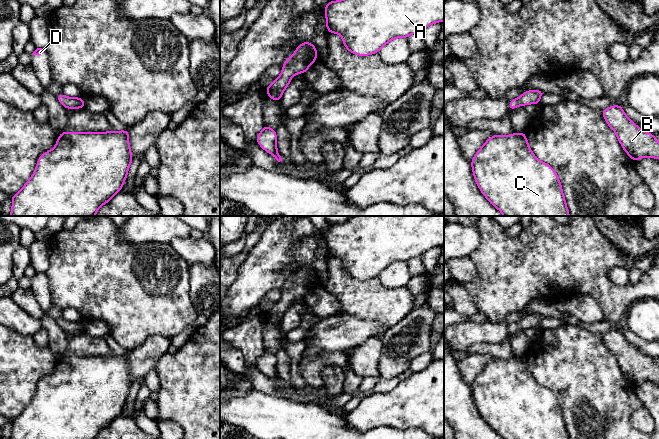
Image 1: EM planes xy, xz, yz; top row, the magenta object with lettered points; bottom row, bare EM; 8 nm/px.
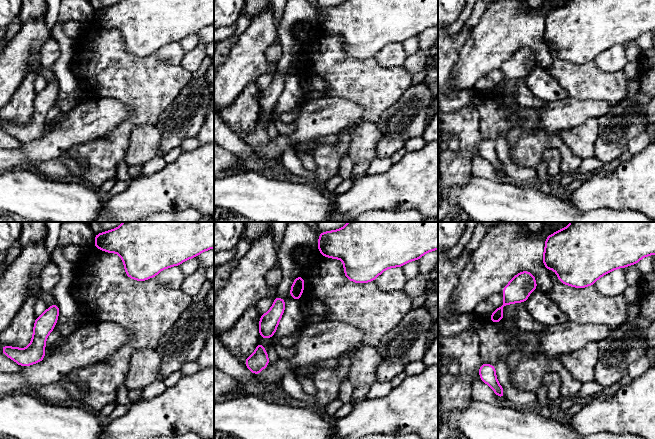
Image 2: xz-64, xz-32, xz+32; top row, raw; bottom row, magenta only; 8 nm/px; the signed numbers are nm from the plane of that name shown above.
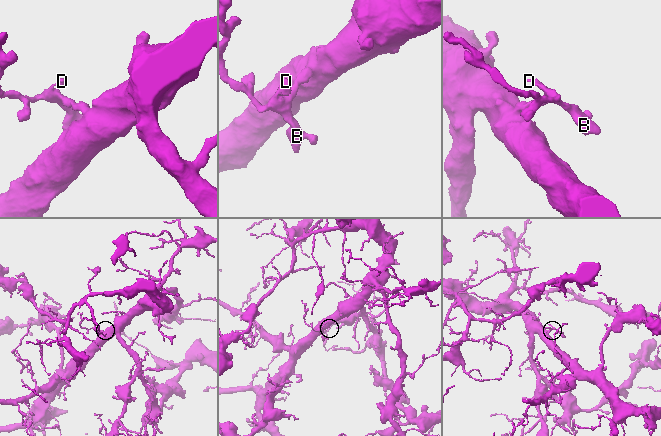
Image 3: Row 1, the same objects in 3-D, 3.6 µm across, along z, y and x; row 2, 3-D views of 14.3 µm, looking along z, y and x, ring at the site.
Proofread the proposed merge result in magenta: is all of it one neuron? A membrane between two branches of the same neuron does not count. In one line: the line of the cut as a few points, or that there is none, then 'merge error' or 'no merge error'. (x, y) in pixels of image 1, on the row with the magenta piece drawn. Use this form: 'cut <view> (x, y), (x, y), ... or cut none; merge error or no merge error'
cut none; no merge error

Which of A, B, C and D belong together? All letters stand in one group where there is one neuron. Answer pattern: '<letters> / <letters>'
A B C D

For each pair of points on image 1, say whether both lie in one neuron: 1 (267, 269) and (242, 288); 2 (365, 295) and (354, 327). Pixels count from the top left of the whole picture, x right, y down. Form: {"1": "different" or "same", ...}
{"1": "same", "2": "different"}

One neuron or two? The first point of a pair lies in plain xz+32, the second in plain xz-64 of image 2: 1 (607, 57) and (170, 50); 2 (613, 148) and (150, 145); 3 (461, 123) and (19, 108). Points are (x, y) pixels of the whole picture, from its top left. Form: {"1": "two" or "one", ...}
{"1": "one", "2": "two", "3": "one"}

